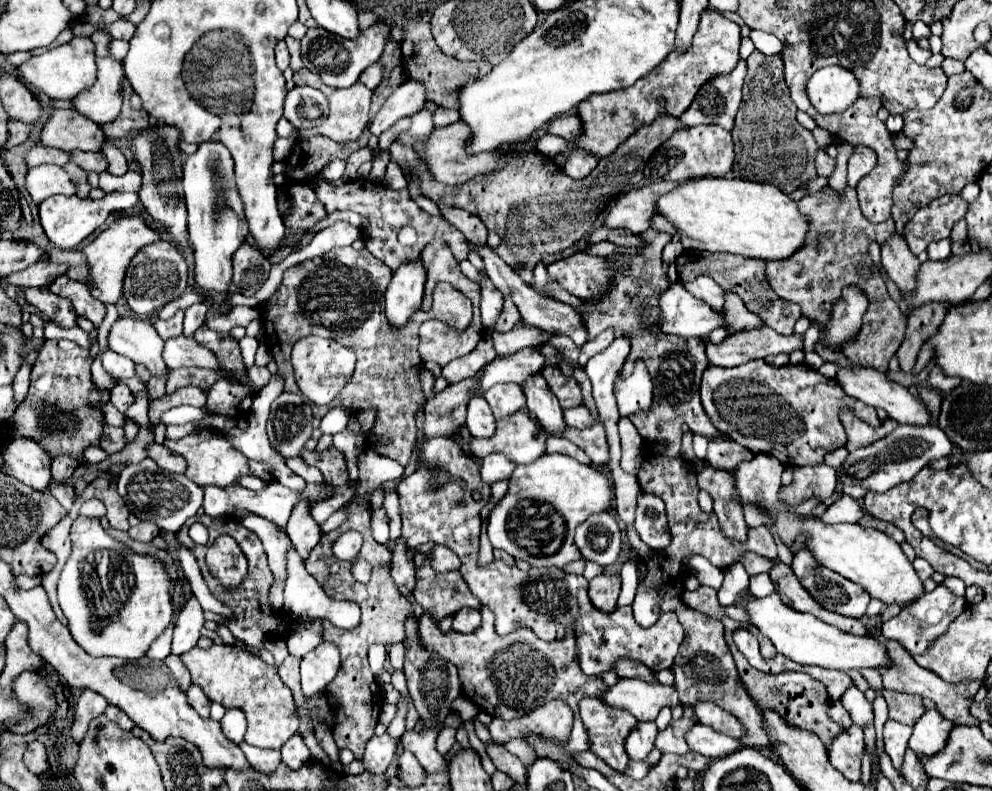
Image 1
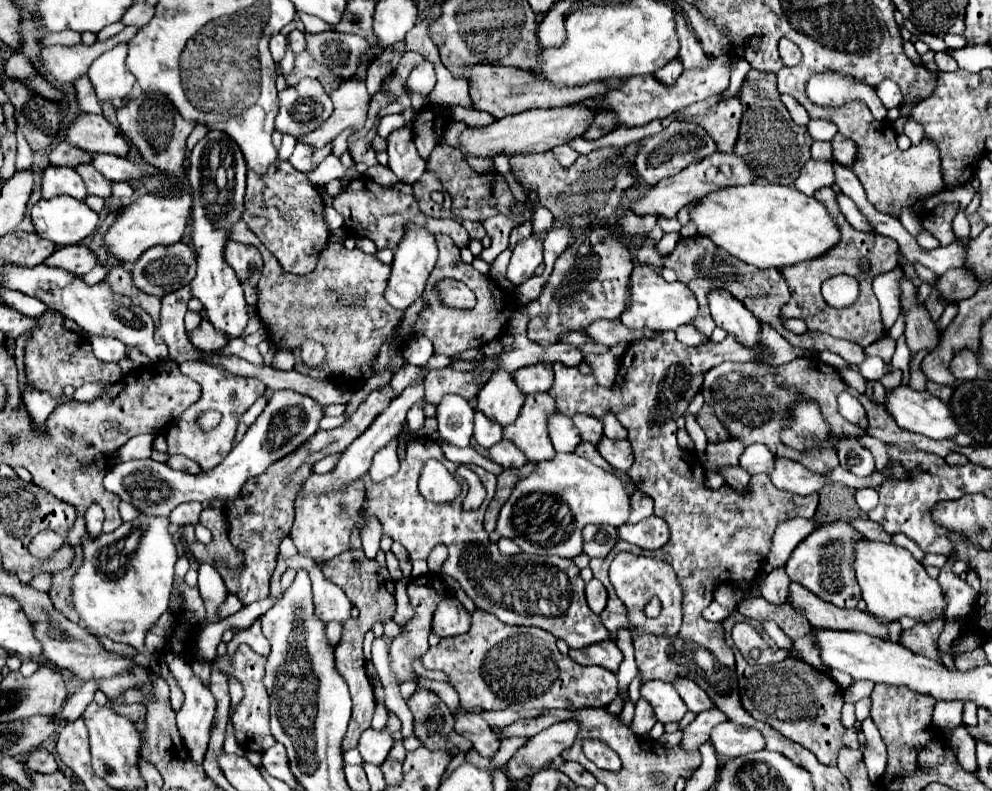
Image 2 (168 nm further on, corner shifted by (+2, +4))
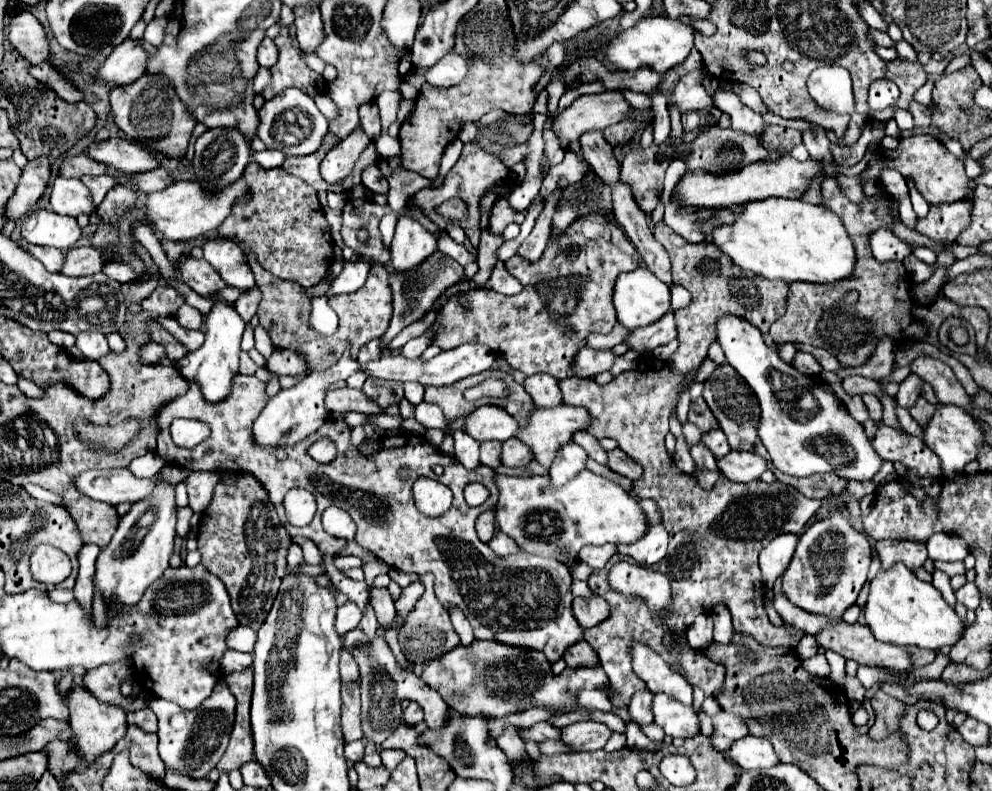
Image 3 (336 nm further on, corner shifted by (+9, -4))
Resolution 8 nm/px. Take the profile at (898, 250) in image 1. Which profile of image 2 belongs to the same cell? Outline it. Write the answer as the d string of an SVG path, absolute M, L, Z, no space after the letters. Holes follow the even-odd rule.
M902 274L900 276L900 306L906 318L906 344L912 352L932 350L938 344L938 330L932 322L926 306L918 300L918 288L914 282Z

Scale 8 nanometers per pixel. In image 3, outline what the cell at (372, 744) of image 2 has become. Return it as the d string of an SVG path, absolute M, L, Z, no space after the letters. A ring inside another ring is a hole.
M363 740L349 742L349 744L345 744L345 758L351 760L351 762L361 762L363 760L363 750L365 750Z

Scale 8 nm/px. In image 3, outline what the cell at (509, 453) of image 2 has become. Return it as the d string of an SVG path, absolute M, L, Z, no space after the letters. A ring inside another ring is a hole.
M509 438L507 442L503 442L503 454L501 454L503 466L527 466L531 460L533 452L525 442L517 438Z

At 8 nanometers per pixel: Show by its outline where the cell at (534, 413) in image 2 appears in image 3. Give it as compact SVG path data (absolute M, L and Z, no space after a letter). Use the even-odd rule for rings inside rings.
M555 406L555 408L535 408L529 424L519 428L517 438L531 446L535 460L549 468L555 460L557 450L573 440L573 432L587 430L591 416L581 406Z

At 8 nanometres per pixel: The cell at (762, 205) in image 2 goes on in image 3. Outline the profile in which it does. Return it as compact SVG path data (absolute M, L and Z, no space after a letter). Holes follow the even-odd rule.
M767 198L747 202L745 212L737 214L735 224L719 226L713 236L715 246L737 266L763 278L779 278L789 284L797 280L833 284L849 278L855 264L855 248L841 218L825 206L813 206L803 200Z

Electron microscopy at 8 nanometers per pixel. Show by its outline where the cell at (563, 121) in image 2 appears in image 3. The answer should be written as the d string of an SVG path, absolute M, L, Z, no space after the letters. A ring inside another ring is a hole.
M621 92L579 96L567 110L553 118L553 128L561 142L575 142L591 130L605 130L633 112Z

